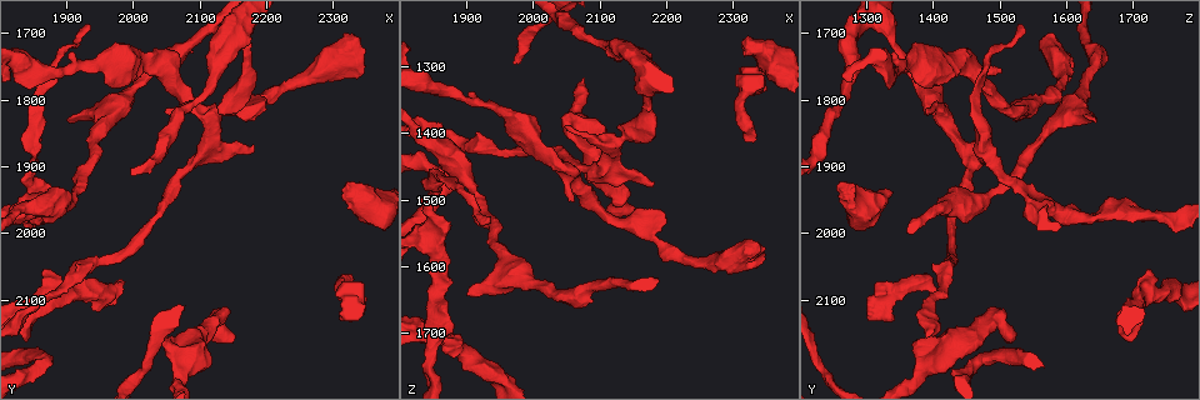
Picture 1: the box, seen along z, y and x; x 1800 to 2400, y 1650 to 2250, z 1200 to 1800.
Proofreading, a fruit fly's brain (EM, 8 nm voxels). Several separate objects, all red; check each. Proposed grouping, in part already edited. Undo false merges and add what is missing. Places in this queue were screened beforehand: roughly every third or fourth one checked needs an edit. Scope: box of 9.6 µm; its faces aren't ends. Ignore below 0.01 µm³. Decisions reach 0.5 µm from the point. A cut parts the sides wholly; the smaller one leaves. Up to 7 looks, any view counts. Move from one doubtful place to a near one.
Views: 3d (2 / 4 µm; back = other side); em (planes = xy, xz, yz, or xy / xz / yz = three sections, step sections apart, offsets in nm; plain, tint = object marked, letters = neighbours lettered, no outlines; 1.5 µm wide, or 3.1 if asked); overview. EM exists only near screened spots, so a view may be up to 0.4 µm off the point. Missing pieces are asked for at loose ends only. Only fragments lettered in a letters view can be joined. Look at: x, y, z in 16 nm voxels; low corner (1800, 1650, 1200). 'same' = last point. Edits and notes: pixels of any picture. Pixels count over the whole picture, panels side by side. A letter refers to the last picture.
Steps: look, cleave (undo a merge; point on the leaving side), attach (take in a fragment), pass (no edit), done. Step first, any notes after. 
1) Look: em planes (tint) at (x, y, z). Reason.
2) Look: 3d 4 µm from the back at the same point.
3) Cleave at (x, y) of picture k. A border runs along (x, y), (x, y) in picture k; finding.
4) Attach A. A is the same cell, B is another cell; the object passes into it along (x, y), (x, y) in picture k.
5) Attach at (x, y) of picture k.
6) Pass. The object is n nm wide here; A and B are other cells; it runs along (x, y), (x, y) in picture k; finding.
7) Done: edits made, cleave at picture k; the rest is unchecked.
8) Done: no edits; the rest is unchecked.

Look: em yz step 4 (plain) at (2320, 1930, 1255). Thick end.

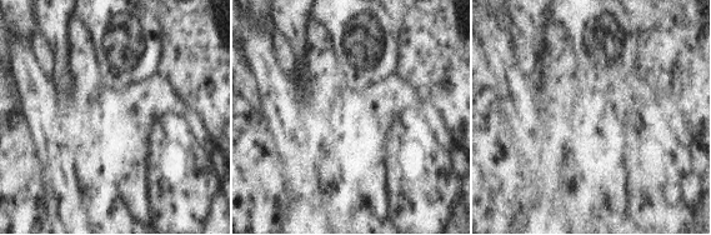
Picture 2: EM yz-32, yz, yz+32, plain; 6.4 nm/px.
Look: em yz step 4 (letters) at the same point. What lies round it.

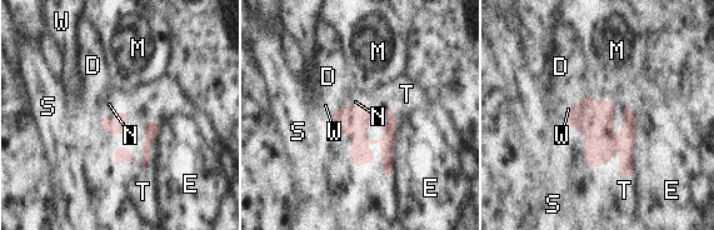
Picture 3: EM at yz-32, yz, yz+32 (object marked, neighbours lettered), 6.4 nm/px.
Attach N. N is the same cell, D, E, M, S, T and W are other cells; the object passes into it along (353, 120), (348, 105), (349, 99) in picture 3; the neuron continues.

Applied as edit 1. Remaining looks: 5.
Look: overview.

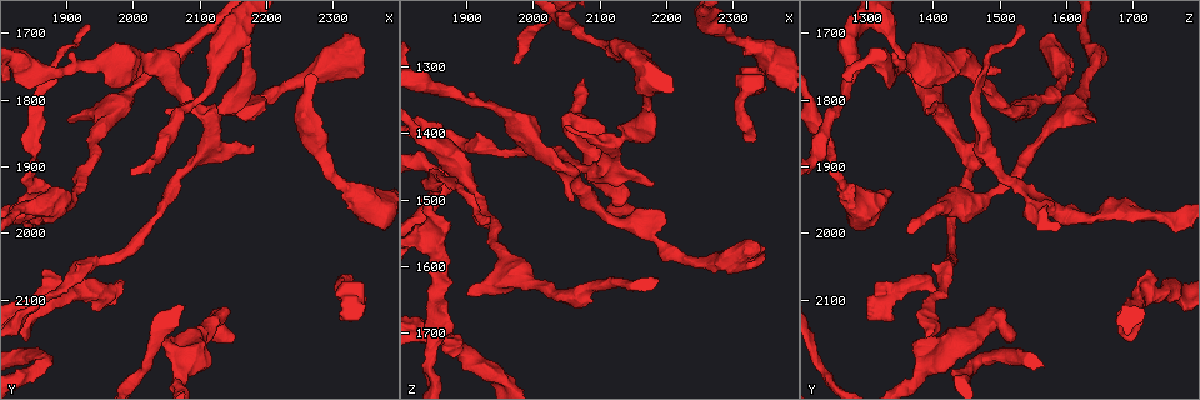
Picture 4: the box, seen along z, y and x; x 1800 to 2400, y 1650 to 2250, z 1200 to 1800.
Look: em planes (letters) at (2335, 1710, 1565). Branch stops here.

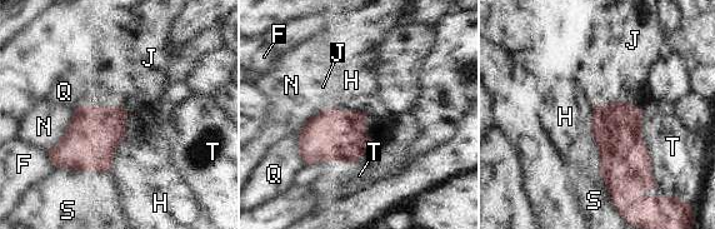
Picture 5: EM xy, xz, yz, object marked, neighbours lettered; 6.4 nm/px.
Attach J. The object is 260 nm wide here; J is the same cell, F, H, N, Q, S and T are other cells; the neuron continues.

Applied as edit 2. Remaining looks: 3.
Done: edits made, attach at picture 3, attach at picture 5; the rest is unchecked.

